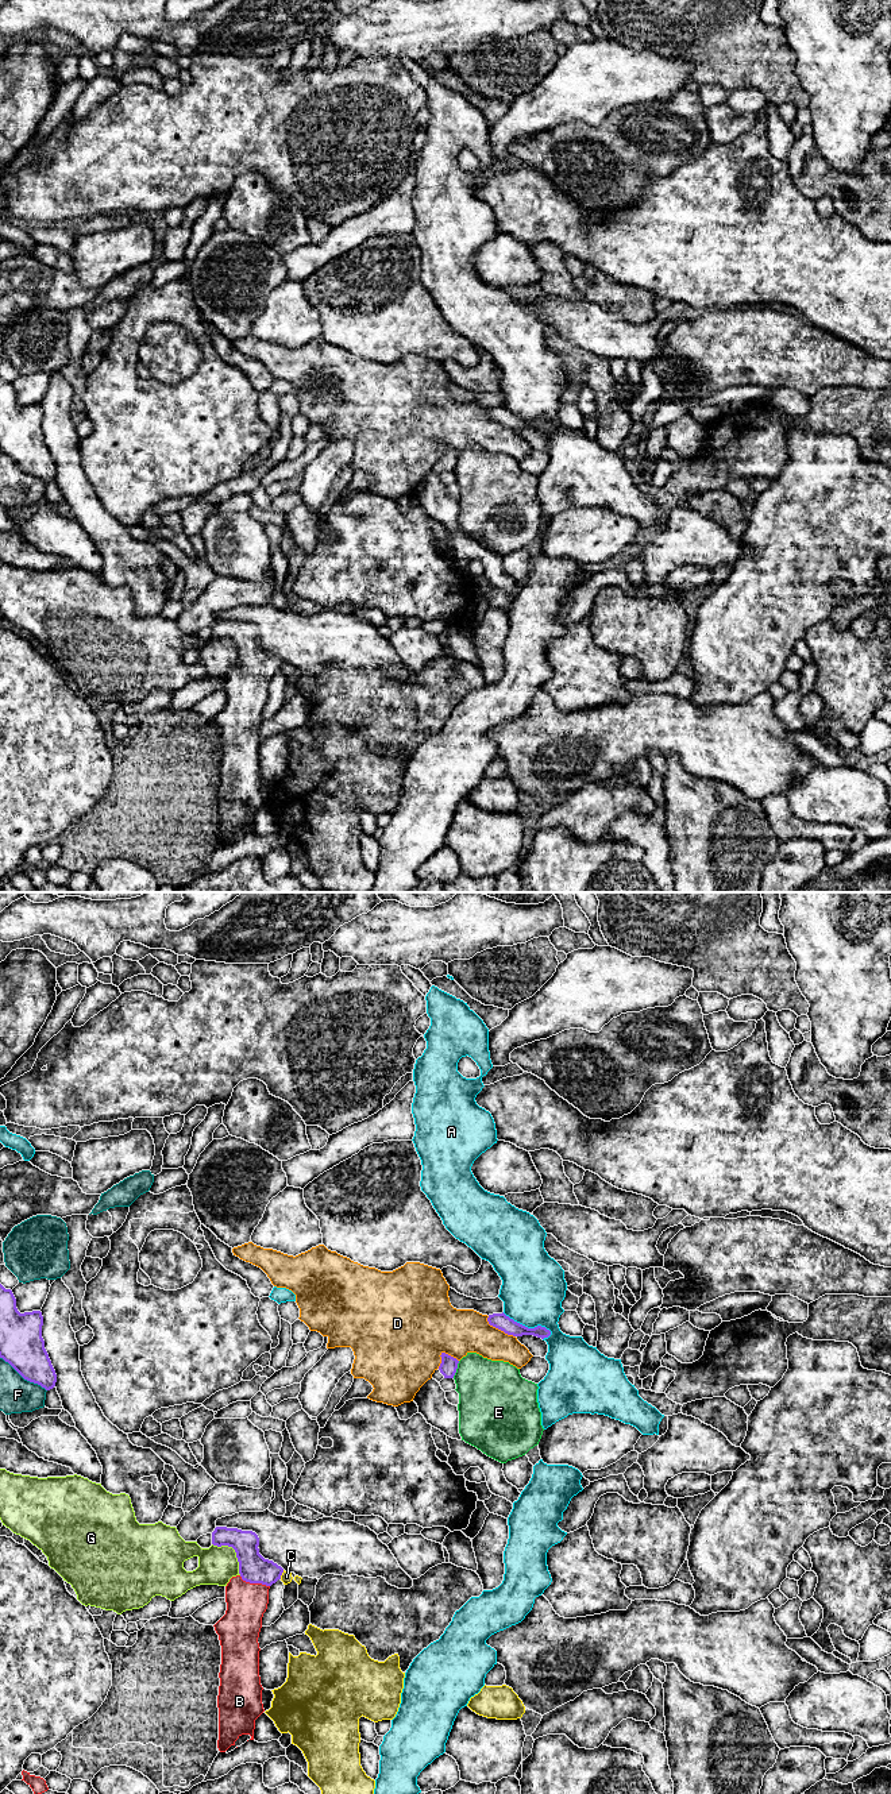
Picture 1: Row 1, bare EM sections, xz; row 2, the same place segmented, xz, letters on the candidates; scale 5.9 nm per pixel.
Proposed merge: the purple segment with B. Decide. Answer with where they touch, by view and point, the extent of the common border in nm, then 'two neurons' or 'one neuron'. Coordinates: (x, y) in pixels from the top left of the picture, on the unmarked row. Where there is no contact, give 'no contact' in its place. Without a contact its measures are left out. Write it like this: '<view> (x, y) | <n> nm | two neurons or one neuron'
xz (254, 675) | 200 nm | one neuron

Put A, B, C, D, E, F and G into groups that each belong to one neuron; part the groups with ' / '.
A / B / C / D / E / F / G

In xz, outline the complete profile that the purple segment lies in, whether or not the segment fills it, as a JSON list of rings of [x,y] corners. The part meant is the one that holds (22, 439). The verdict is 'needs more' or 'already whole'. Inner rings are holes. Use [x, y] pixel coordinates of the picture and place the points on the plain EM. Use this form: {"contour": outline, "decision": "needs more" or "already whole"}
{"contour": [[[0,377],[0,451],[24,472],[50,483],[57,467],[45,441],[42,418],[42,405],[20,406],[12,383]]], "decision": "already whole"}

